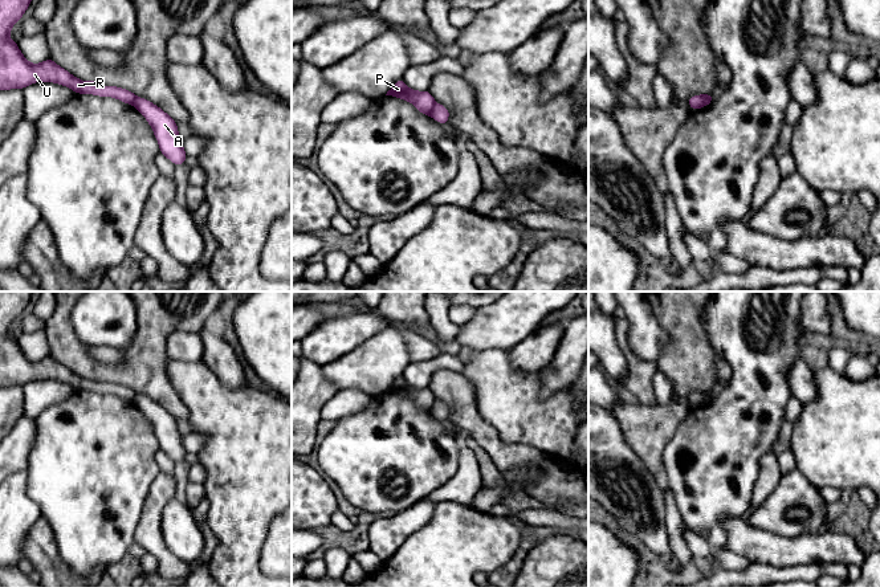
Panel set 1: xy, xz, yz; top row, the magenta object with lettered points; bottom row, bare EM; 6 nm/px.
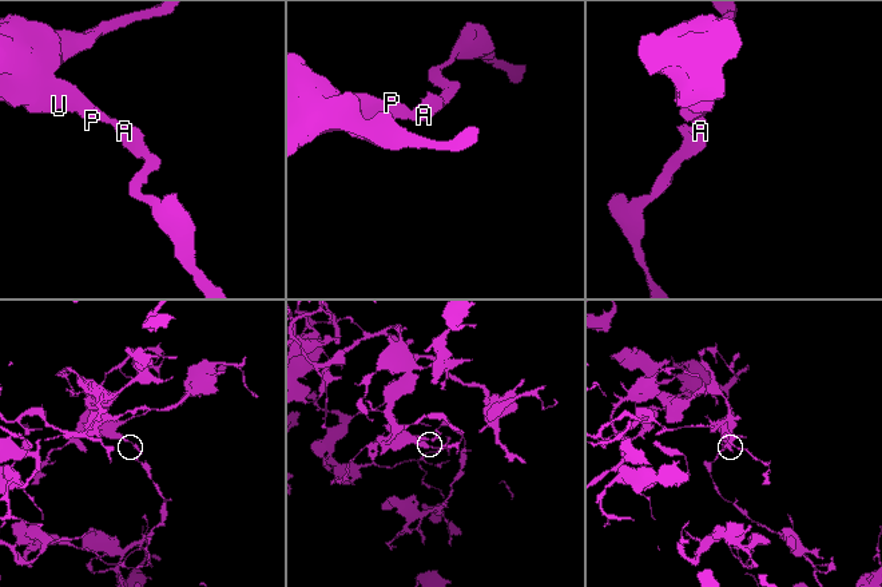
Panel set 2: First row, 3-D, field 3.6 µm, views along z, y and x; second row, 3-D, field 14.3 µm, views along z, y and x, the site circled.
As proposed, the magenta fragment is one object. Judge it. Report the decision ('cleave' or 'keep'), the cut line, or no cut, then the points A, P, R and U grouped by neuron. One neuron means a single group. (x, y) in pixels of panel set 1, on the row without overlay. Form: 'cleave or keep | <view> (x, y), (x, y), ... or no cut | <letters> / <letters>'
cleave | xz (436, 400), (430, 411) | A / P R U

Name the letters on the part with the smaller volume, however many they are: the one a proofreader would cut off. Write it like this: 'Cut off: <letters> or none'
Cut off: A

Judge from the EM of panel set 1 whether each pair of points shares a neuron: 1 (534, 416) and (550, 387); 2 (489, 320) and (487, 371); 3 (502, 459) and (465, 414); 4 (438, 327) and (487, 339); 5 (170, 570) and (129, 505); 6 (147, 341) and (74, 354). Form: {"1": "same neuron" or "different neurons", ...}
{"1": "different neurons", "2": "different neurons", "3": "same neuron", "4": "different neurons", "5": "different neurons", "6": "same neuron"}

